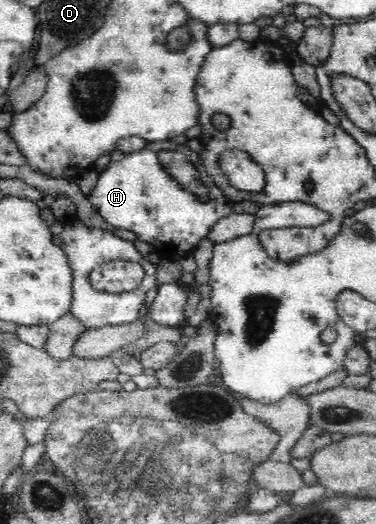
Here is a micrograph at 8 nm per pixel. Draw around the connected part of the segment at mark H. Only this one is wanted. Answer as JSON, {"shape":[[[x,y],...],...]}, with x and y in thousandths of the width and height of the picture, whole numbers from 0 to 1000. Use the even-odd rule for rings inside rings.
{"shape":[[[426,269],[394,271],[380,286],[338,292],[327,303],[290,309],[290,317],[263,334],[234,380],[253,405],[274,412],[301,437],[332,435],[359,443],[370,458],[394,462],[423,483],[455,494],[513,481],[529,462],[556,450],[572,424],[617,406],[614,393],[622,387],[572,353],[527,290],[503,284],[497,275],[463,277]],[[444,279],[457,279],[503,298],[540,353],[556,361],[551,385],[535,385],[527,374],[487,363],[428,317],[418,292]]]}

